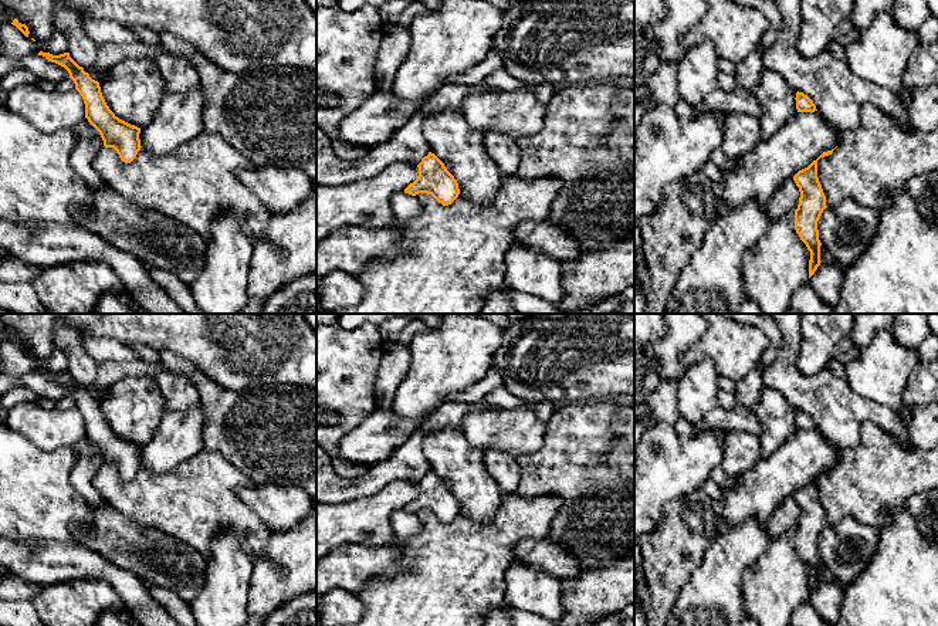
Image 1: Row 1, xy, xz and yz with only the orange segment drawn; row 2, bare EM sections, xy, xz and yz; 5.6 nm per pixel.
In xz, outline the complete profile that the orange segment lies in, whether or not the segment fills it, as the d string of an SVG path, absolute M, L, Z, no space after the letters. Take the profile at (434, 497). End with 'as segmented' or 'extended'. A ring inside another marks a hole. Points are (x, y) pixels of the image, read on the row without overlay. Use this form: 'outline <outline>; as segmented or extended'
outline M429 470L417 485L419 494L404 507L404 511L412 514L427 511L443 524L451 522L458 515L460 507L457 498L434 471Z; as segmented

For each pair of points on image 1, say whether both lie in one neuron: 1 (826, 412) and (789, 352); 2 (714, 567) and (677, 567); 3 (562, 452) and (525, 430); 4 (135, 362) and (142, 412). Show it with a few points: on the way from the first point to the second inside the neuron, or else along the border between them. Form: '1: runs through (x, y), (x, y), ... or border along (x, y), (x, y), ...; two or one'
1: runs through (812, 398), (789, 375), (789, 366); one
2: border along (714, 538), (703, 561), (691, 572), (679, 595); two
3: border along (545, 425), (544, 443), (517, 459); two
4: border along (125, 375), (148, 375), (163, 396); two

